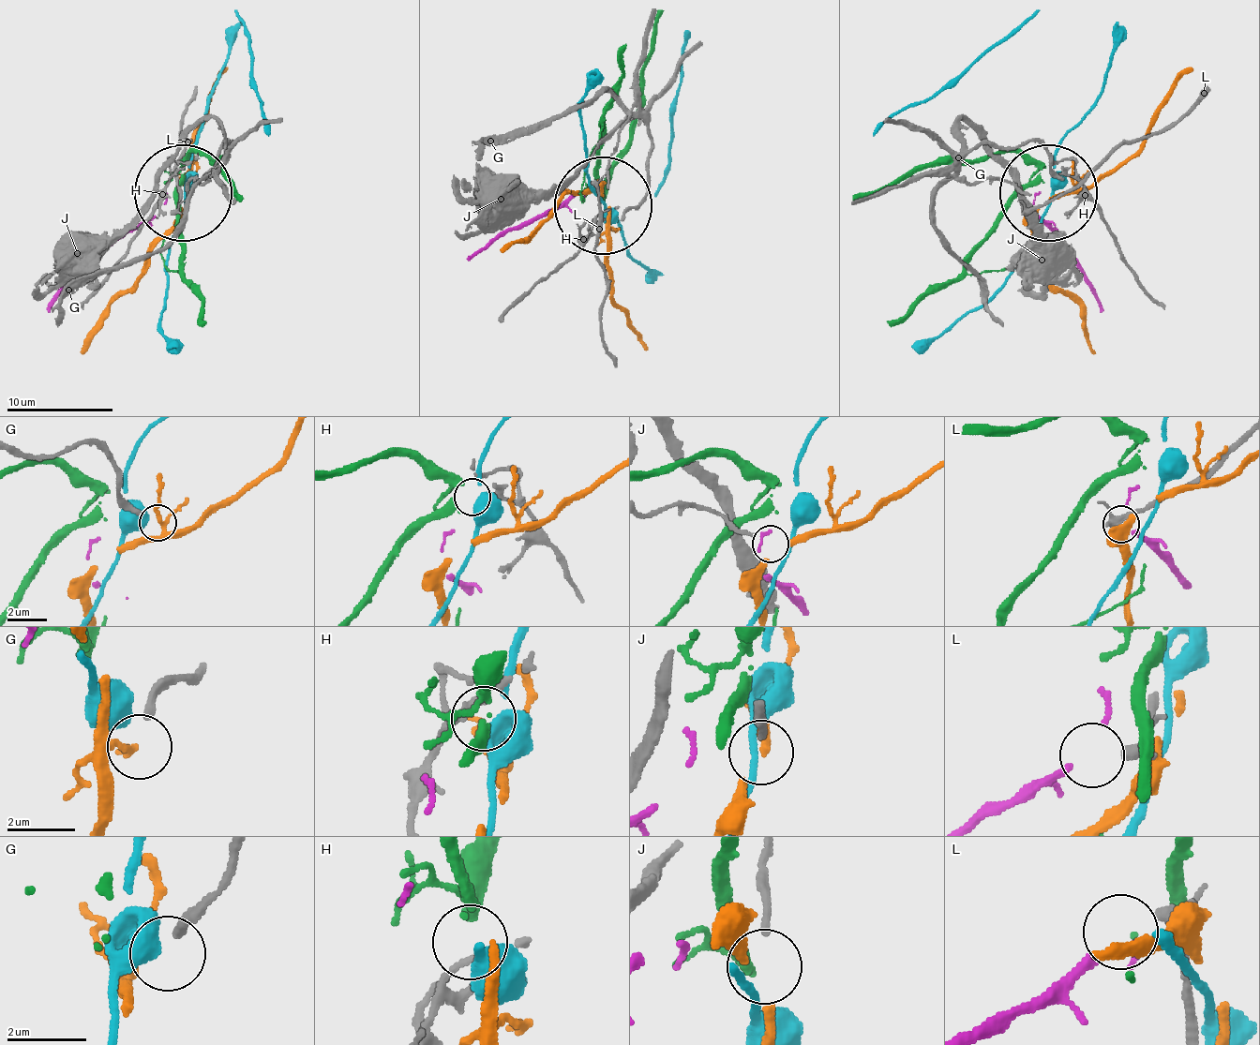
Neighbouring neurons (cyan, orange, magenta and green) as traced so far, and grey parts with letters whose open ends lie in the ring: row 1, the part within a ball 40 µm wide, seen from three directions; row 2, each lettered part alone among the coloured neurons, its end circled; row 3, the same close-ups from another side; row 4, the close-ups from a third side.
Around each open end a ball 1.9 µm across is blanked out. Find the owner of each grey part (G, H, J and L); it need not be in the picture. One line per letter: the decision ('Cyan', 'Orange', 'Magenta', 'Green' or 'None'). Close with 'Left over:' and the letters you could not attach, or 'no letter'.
G: None
H: Green
J: None
L: Magenta
Left over: G, J

